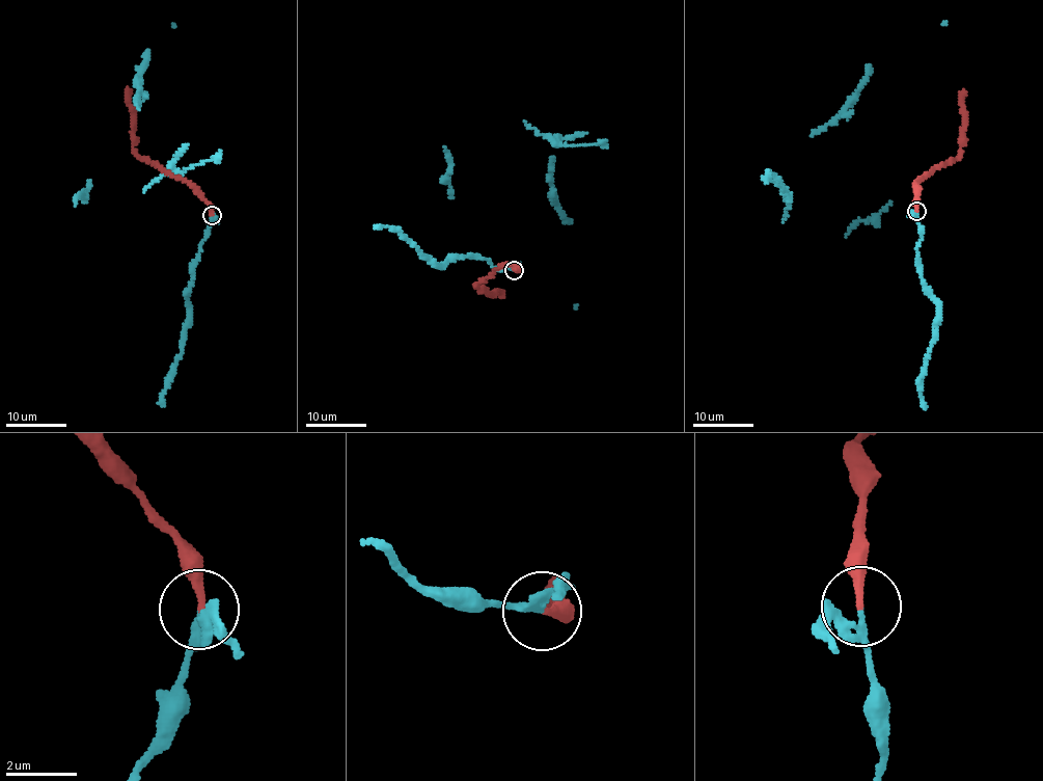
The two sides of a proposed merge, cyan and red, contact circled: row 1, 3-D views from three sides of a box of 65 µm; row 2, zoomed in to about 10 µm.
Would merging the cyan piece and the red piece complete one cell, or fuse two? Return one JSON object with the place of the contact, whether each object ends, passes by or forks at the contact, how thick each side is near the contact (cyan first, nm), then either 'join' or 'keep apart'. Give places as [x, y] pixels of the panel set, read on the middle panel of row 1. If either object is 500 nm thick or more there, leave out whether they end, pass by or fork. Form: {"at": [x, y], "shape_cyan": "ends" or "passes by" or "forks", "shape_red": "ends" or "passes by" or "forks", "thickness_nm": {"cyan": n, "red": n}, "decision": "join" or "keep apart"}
{"at": [514, 270], "shape_cyan": "passes by", "shape_red": "ends", "thickness_nm": {"cyan": 130, "red": 240}, "decision": "join"}

